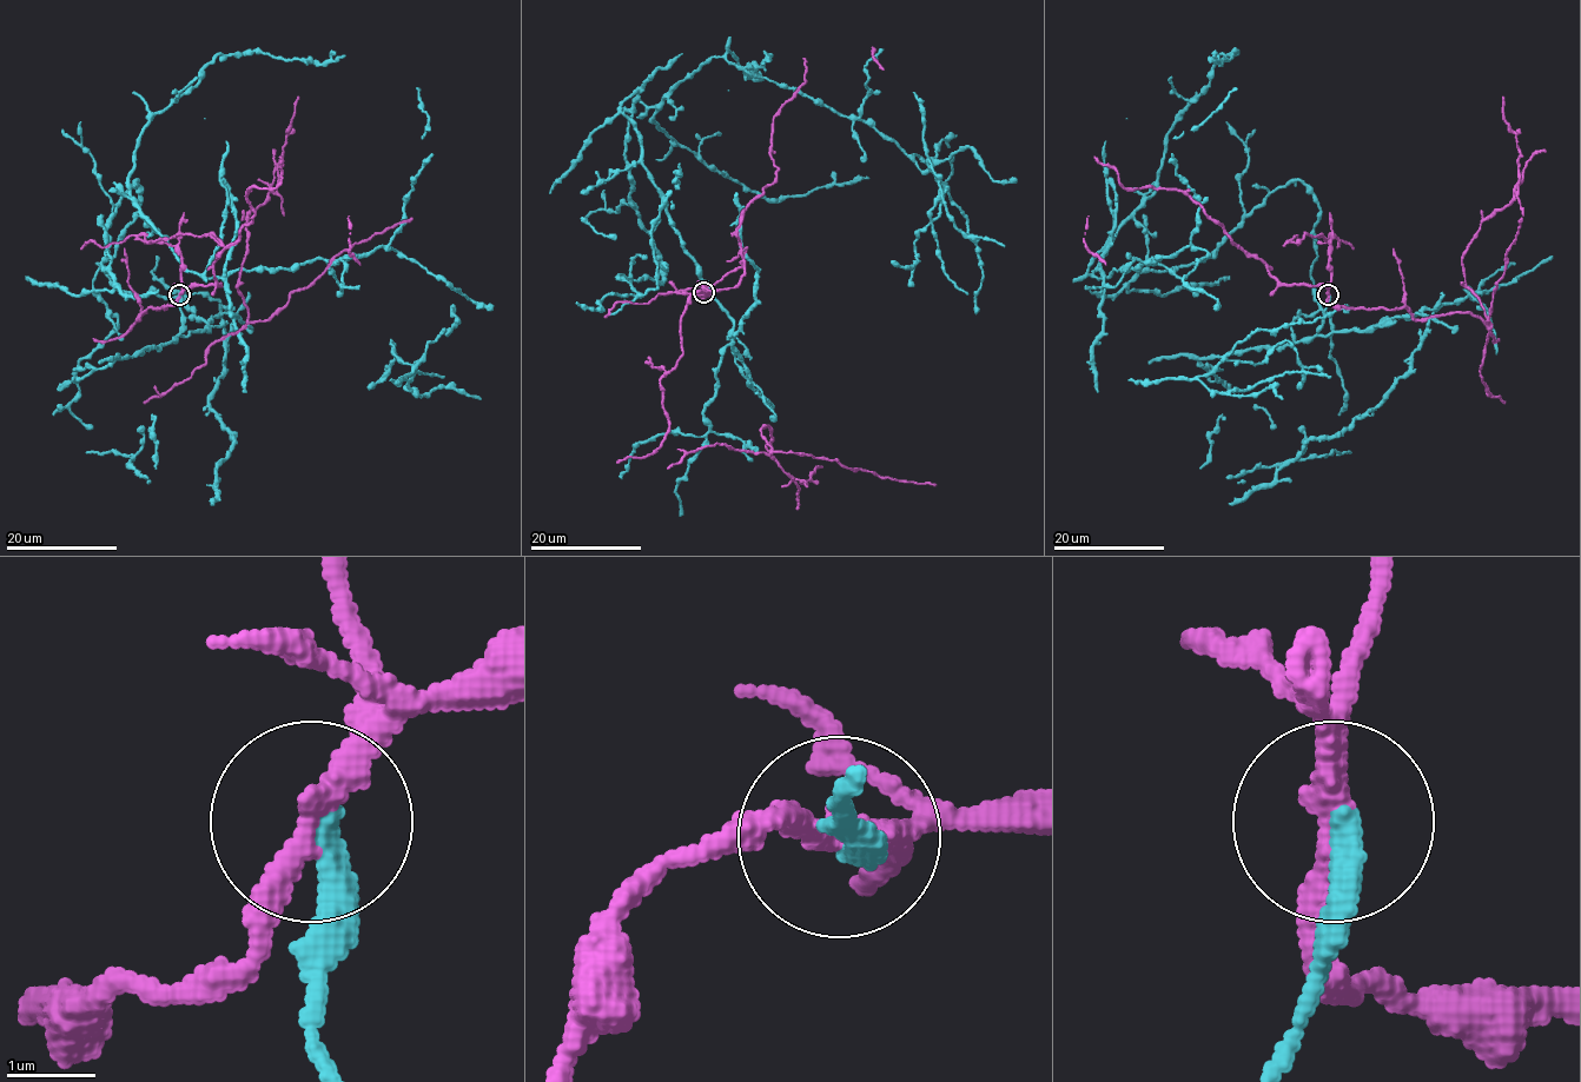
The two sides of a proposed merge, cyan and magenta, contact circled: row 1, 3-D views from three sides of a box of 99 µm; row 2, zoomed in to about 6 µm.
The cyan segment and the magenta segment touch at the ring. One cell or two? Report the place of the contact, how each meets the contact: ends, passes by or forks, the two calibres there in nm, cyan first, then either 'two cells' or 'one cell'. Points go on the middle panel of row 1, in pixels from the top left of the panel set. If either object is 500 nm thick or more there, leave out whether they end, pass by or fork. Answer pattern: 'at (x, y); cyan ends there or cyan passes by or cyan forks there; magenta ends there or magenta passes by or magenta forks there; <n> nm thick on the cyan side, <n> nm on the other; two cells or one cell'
at (703, 292); cyan ends there; magenta passes by; 340 nm thick on the cyan side, 320 nm on the other; two cells

